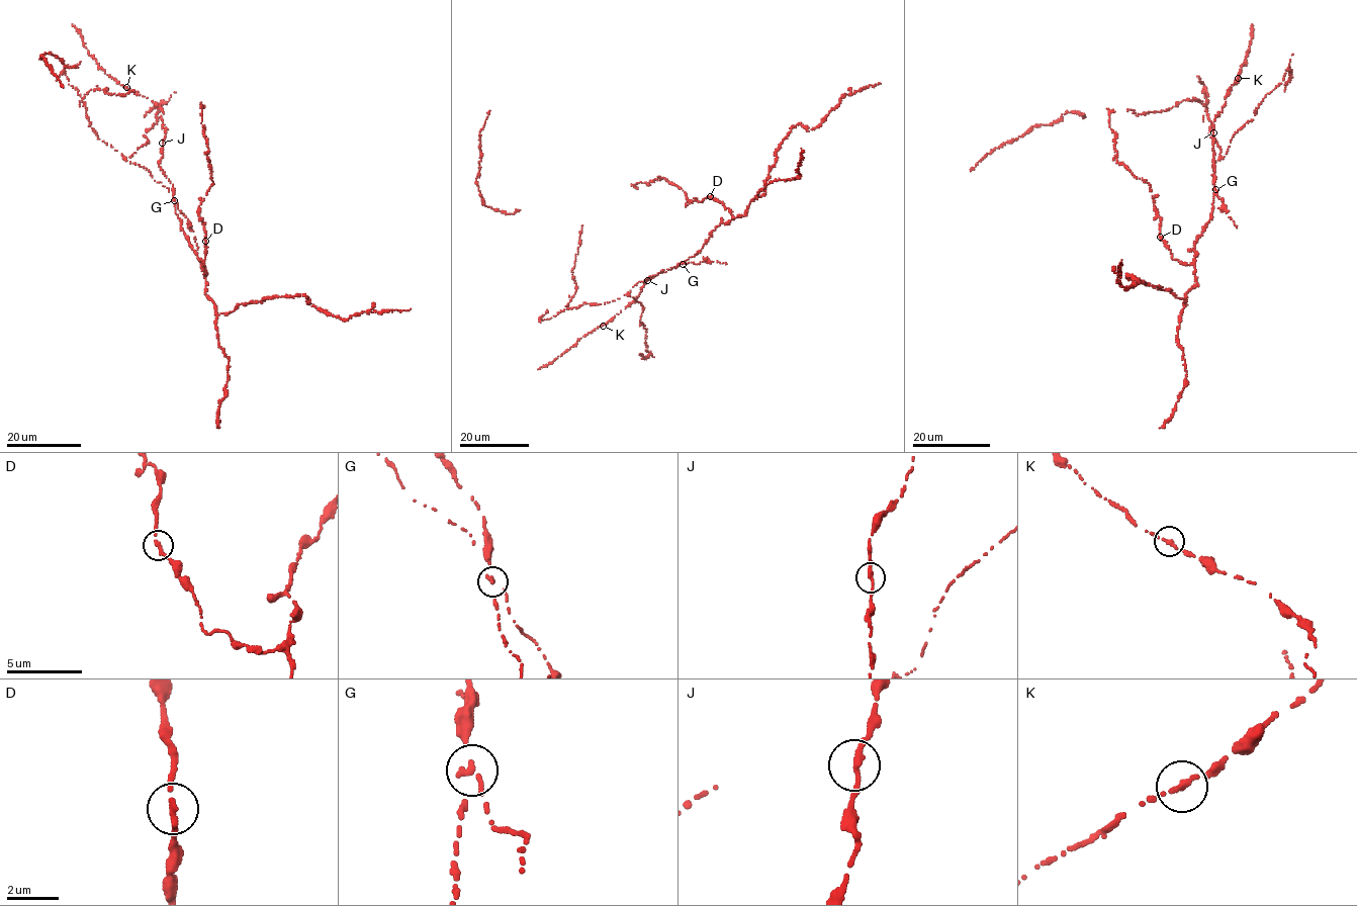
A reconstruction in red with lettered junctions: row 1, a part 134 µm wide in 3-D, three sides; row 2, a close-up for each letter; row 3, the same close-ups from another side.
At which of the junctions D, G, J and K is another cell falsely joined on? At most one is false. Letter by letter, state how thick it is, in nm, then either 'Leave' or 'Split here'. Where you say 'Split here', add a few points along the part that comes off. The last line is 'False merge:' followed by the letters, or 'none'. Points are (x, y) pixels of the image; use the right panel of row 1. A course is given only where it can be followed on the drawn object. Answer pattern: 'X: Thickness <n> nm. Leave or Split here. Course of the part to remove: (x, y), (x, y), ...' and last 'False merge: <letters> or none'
D: Thickness 240 nm. Leave
G: Thickness 200 nm. Split here
J: Thickness 240 nm. Leave
K: Thickness 220 nm. Leave
False merge: G

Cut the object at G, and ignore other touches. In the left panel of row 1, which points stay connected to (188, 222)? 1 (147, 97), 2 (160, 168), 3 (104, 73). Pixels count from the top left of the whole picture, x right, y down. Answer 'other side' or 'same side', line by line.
1: other side
2: other side
3: other side

